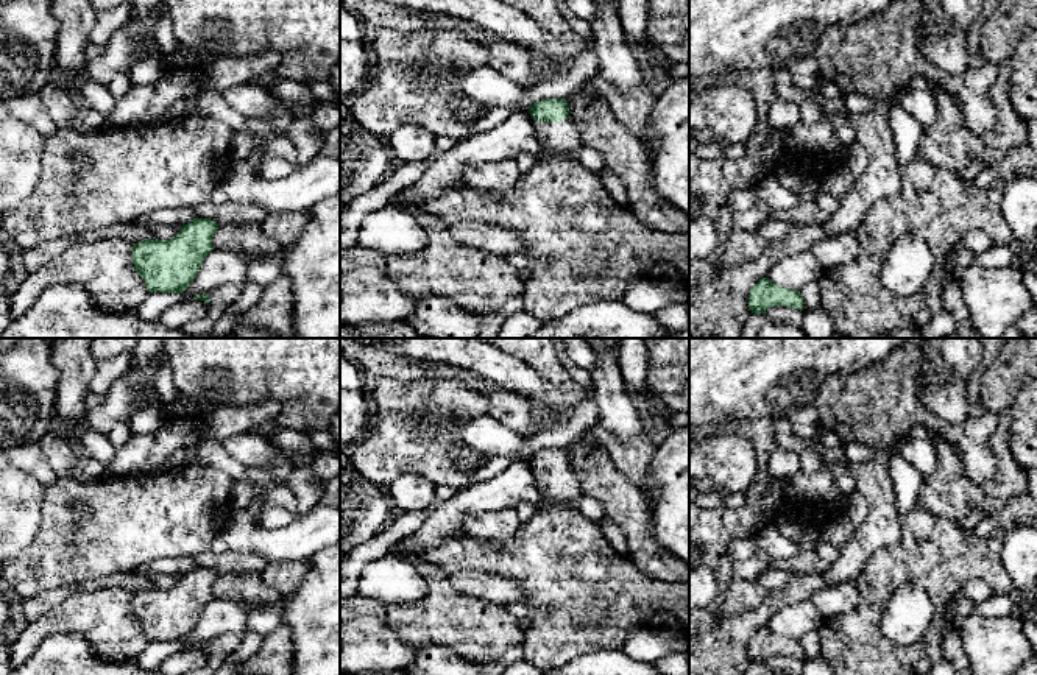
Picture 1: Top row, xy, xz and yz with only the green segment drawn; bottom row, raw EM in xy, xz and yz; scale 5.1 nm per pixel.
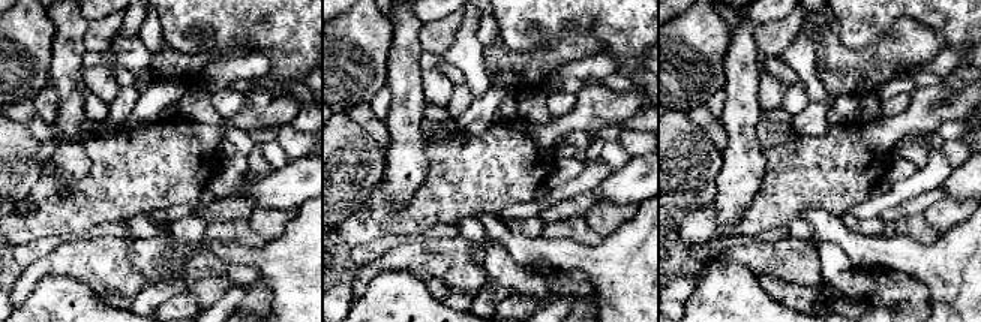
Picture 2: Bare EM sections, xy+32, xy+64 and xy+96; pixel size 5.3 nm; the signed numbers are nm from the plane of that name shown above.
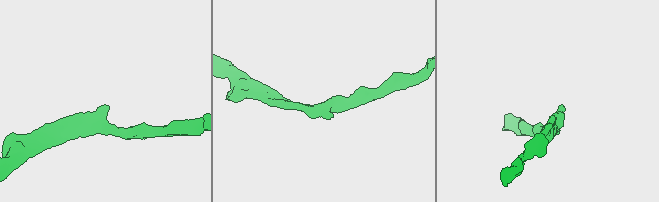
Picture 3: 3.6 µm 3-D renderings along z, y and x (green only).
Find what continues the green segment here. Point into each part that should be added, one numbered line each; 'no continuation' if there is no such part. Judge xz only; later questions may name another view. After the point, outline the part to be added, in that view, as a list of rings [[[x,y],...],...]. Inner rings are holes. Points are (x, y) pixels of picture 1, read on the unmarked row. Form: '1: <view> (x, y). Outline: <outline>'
1: xz (560, 488). Outline: [[[571,468],[554,472],[533,469],[533,474],[543,494],[543,505],[579,508],[583,491]]]

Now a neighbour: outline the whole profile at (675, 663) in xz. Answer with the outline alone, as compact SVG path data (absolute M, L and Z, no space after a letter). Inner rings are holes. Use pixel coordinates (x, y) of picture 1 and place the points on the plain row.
M680 652L667 653L653 664L663 675L689 675L689 658Z

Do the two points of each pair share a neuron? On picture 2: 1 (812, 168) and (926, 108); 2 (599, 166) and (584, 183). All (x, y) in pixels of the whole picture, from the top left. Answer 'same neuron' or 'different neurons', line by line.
1: same neuron
2: same neuron

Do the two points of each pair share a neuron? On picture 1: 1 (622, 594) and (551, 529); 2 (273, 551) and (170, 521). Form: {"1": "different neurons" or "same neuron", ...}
{"1": "same neuron", "2": "different neurons"}

